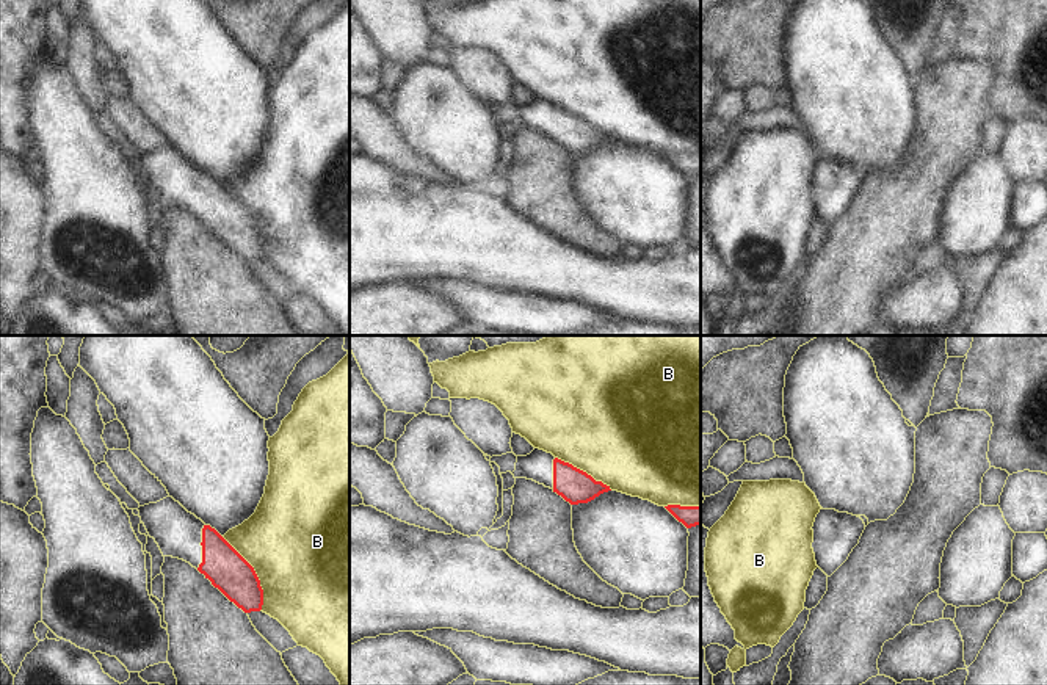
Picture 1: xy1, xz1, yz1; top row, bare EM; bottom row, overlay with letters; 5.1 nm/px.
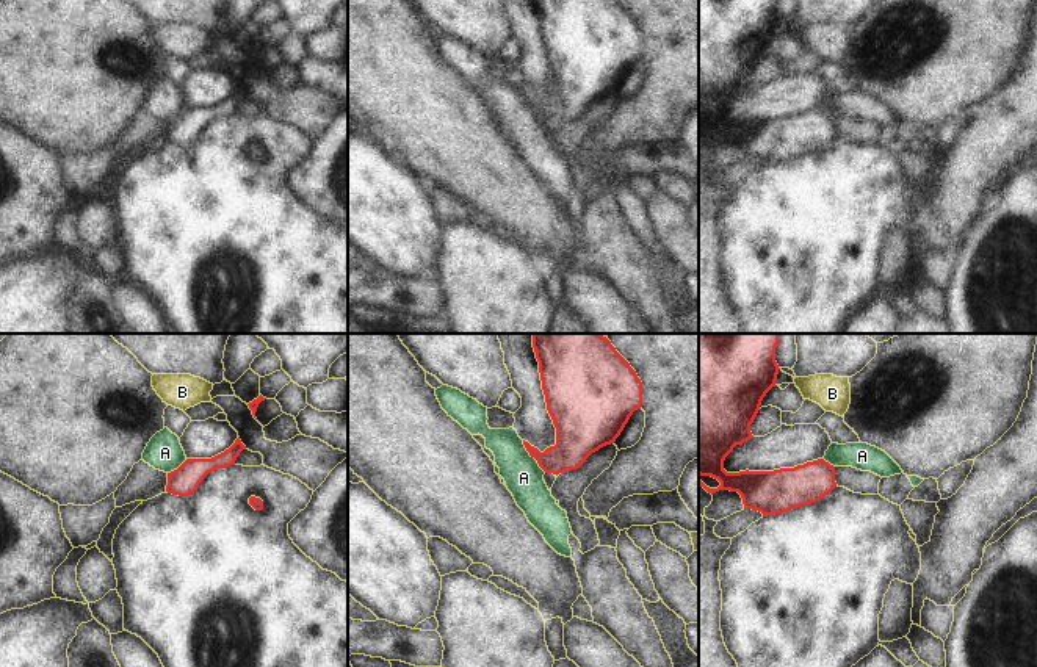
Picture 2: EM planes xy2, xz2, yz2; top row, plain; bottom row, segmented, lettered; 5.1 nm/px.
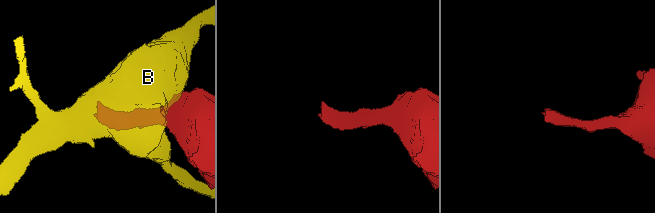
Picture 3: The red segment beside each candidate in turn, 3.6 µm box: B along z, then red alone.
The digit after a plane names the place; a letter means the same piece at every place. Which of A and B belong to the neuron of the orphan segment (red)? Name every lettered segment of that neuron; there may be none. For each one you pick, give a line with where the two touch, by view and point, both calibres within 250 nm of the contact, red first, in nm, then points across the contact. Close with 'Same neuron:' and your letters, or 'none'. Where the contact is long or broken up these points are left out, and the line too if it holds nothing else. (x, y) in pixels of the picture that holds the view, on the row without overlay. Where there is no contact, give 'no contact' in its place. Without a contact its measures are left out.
Same neuron: none

